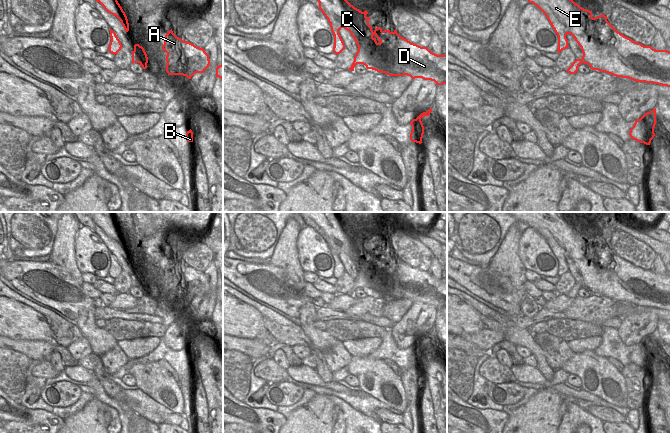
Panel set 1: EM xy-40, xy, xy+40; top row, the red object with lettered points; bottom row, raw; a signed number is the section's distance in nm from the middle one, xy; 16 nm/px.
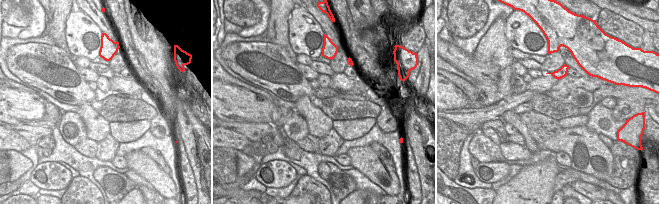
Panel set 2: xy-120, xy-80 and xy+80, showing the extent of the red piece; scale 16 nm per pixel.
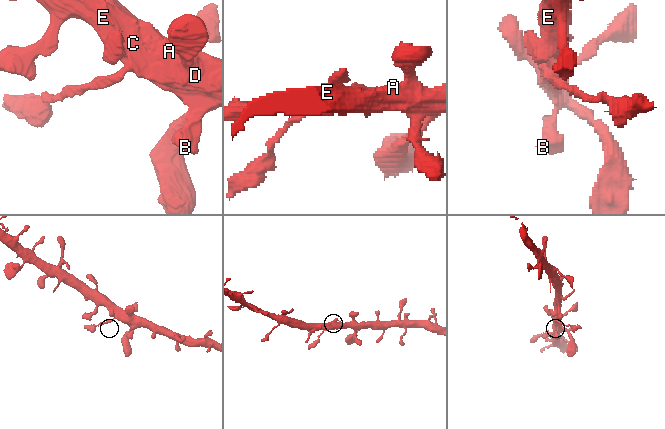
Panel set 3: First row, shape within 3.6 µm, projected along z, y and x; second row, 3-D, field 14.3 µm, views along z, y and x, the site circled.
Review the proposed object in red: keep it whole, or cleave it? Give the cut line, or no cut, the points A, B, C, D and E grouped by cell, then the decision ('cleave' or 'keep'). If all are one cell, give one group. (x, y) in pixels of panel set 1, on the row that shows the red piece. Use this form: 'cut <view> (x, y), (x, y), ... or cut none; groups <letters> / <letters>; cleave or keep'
cut none; groups A B C D E; keep

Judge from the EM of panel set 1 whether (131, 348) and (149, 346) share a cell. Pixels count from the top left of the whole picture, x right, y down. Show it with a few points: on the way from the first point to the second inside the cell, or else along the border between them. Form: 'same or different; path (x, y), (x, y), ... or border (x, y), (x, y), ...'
same; path (135, 348), (145, 346)

